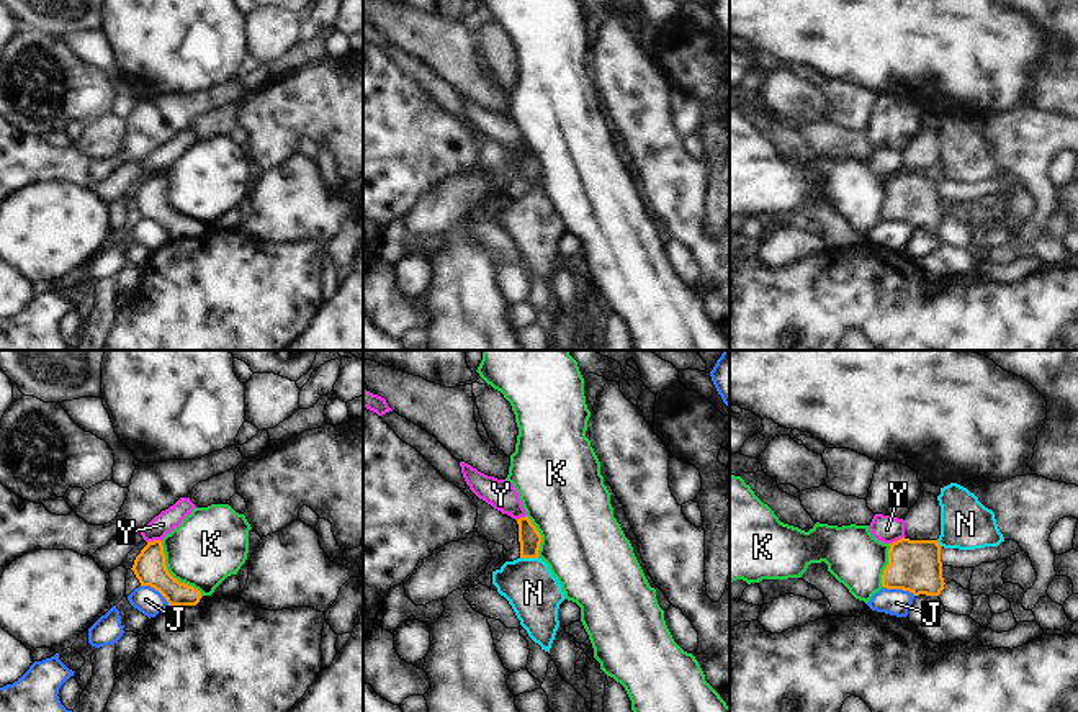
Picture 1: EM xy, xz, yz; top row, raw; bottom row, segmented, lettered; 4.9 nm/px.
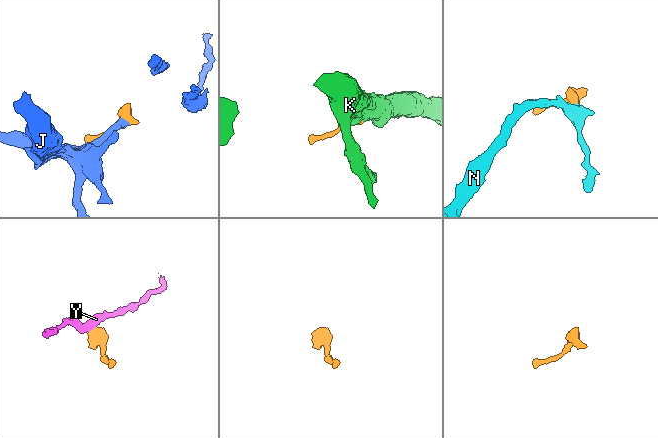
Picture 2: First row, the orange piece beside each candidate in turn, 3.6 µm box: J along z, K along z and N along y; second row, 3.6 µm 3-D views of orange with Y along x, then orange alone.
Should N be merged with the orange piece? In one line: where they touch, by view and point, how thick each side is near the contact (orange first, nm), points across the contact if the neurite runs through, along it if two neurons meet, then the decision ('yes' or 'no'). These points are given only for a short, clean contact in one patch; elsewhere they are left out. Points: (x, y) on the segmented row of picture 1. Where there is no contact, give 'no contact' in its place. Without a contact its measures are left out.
meets orange in xz at (529, 557); 110 nm thick on the orange side, 260 nm on the other; runs through xz (529, 537), (529, 557), (529, 586), (534, 593); yes

